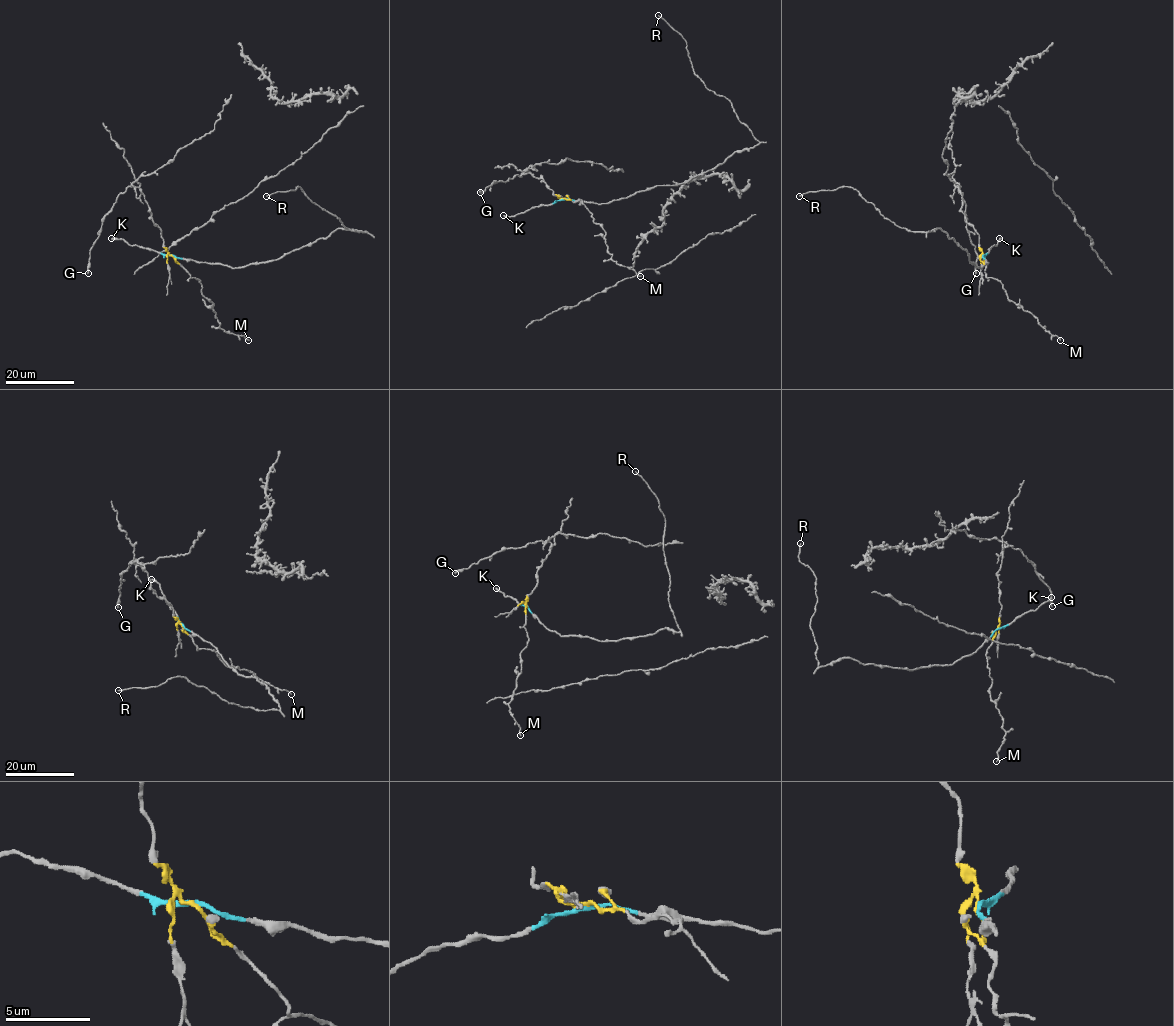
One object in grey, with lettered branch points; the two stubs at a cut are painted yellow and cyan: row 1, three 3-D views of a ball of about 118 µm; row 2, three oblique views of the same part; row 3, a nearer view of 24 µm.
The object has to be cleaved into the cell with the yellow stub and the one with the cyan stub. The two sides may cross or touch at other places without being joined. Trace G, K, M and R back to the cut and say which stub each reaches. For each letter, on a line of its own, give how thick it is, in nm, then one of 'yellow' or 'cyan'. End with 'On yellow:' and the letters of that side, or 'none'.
G: 240 nm thick; yellow
K: 340 nm thick; cyan
M: 160 nm thick; yellow
R: 120 nm thick; cyan
On yellow: G, M

